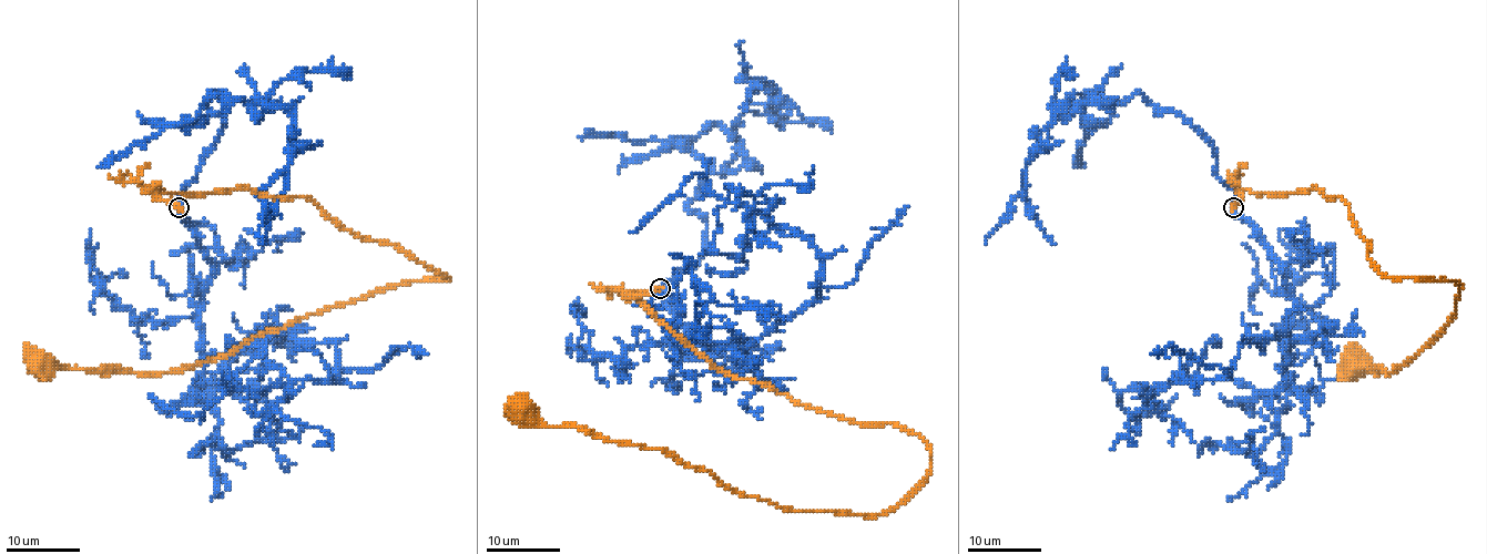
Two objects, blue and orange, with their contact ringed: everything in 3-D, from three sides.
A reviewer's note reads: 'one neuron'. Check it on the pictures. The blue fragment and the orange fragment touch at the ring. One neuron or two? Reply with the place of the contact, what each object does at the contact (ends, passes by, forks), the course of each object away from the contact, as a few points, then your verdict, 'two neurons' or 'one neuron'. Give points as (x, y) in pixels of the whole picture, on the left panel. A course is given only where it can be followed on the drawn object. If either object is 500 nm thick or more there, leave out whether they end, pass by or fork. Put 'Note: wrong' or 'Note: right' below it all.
(179, 207) | blue passes by | orange ends | blue via (179, 206), (212, 267), (201, 349), (332, 342), (340, 380), (226, 390), (179, 416), (150, 396) | orange via (179, 206), (159, 190), (306, 195), (355, 234), (397, 245), (449, 279), (377, 289), (179, 371), (41, 363) | one neuron
Note: right

